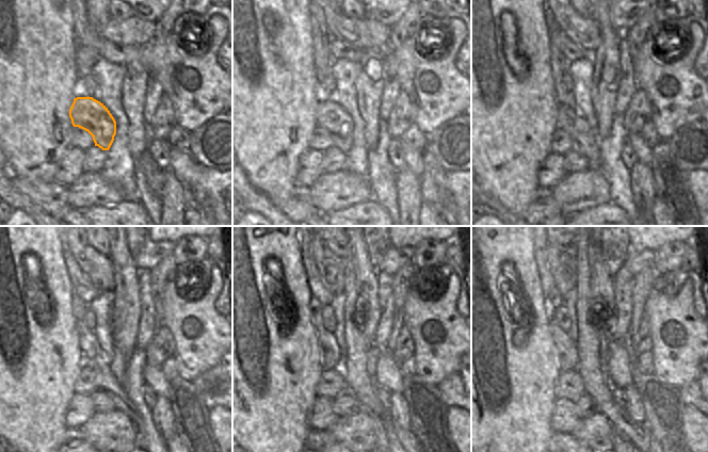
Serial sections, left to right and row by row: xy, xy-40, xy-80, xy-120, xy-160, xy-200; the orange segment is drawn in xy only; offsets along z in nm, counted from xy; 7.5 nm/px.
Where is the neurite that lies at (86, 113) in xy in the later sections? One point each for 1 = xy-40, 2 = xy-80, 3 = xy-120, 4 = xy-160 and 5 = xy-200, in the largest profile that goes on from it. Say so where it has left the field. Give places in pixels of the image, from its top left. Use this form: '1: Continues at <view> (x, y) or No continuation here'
1: Continues at xy-40 (331, 116)
2: Continues at xy-80 (584, 140)
3: Continues at xy-120 (107, 383)
4: Continues at xy-160 (381, 442)
5: Continues at xy-200 (621, 442).

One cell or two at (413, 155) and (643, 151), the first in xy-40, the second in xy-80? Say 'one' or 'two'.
one

